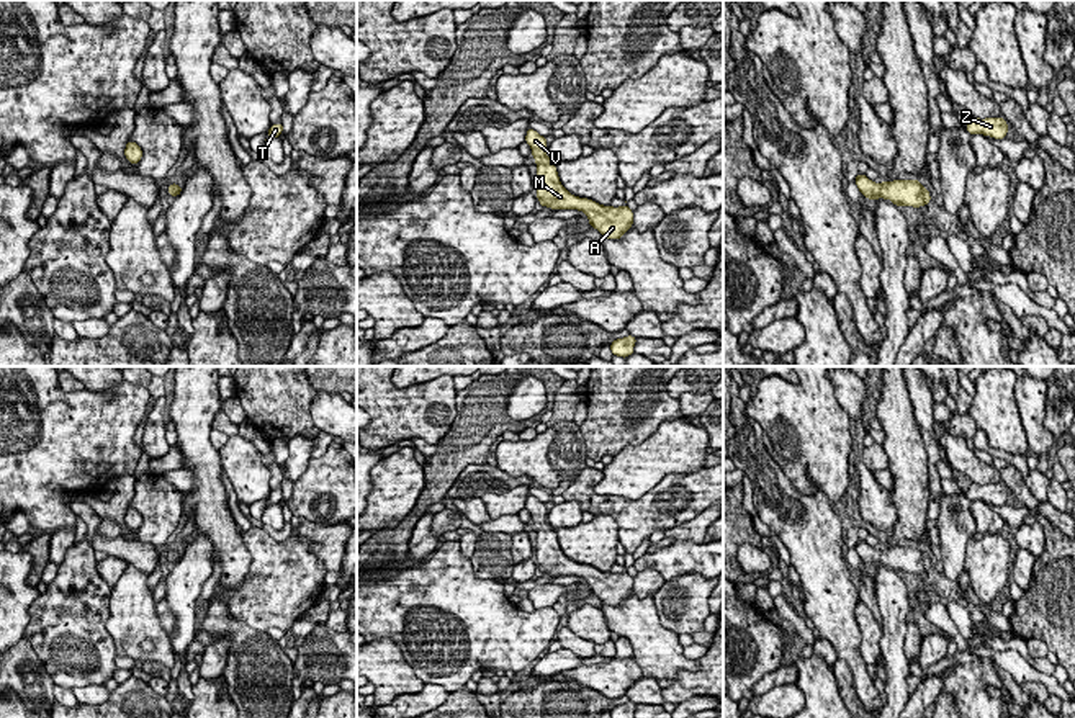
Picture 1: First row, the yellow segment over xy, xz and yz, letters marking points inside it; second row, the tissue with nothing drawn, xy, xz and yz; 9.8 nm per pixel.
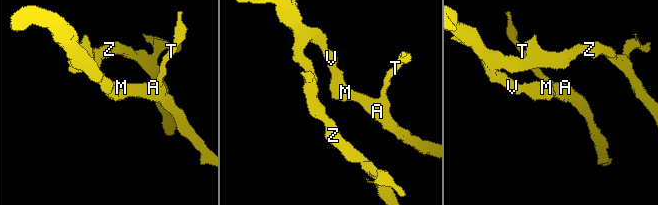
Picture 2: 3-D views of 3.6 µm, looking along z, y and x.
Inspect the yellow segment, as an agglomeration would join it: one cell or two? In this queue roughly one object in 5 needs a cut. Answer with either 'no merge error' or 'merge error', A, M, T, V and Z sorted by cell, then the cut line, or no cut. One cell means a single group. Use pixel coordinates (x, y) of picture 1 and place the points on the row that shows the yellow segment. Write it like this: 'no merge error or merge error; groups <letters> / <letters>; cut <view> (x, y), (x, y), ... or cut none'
no merge error; groups A M T V Z; cut none

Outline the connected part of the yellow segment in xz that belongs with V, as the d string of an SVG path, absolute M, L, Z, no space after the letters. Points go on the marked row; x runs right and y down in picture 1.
M529 128L525 142L532 149L537 164L537 200L551 209L582 211L591 227L597 229L607 239L620 239L633 226L633 211L625 206L604 206L587 198L571 195L560 182L555 160L546 155L546 137Z

